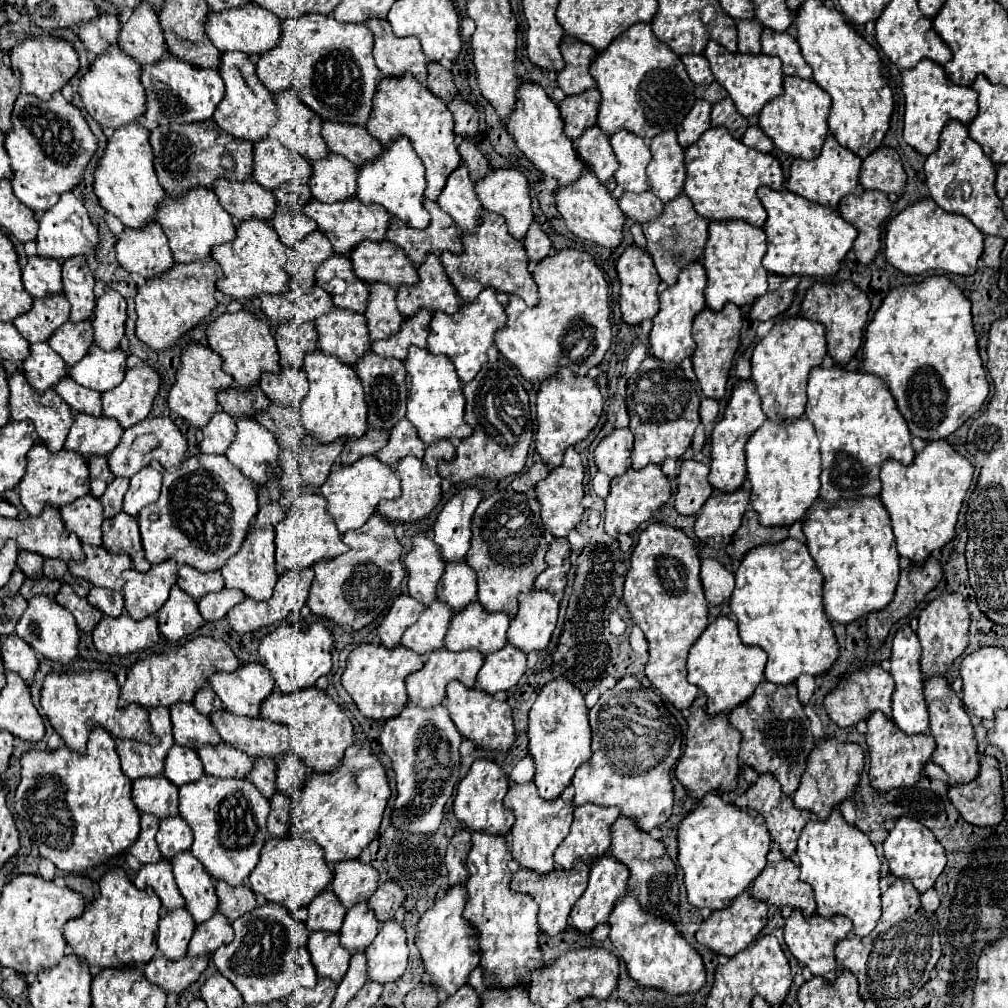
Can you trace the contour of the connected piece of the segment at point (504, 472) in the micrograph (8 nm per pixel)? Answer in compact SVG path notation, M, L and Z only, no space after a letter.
M486 363L470 383L462 385L462 393L466 397L464 419L474 431L470 437L460 439L452 461L442 459L438 463L440 477L450 479L452 483L472 481L474 477L502 479L508 475L522 473L524 469L534 433L528 393L524 389L522 375L518 373L518 369L512 363L502 367L504 369L492 369L492 365Z

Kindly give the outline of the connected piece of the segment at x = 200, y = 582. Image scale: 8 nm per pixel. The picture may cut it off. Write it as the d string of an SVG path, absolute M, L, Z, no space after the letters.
M180 565L178 567L178 587L184 589L186 593L190 593L190 597L198 601L202 595L222 589L224 579L222 579L220 571L208 573L208 571L194 569L190 565Z

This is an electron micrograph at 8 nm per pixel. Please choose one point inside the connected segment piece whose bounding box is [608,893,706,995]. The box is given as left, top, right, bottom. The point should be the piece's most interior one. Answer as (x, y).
(657, 955)

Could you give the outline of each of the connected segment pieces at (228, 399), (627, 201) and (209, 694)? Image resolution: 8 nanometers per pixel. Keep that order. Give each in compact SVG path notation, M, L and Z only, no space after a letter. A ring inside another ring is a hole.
M252 385L252 389L242 387L226 387L218 391L218 403L232 417L240 417L242 413L254 415L260 409L266 409L268 397L262 393L260 385ZM258 407L258 409L256 409Z
M626 191L618 199L618 205L626 217L634 219L636 223L646 223L650 221L650 217L656 217L662 211L664 203L652 191L644 191L644 193Z
M206 685L206 687L202 687L202 689L198 689L198 691L196 691L192 705L194 705L200 713L210 715L210 713L214 711L214 707L218 709L218 707L222 705L222 701L220 701L220 699L218 699L218 695L210 689L210 685Z

